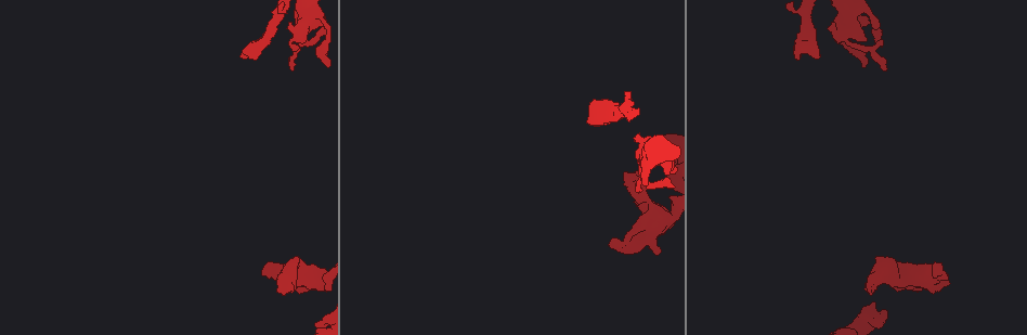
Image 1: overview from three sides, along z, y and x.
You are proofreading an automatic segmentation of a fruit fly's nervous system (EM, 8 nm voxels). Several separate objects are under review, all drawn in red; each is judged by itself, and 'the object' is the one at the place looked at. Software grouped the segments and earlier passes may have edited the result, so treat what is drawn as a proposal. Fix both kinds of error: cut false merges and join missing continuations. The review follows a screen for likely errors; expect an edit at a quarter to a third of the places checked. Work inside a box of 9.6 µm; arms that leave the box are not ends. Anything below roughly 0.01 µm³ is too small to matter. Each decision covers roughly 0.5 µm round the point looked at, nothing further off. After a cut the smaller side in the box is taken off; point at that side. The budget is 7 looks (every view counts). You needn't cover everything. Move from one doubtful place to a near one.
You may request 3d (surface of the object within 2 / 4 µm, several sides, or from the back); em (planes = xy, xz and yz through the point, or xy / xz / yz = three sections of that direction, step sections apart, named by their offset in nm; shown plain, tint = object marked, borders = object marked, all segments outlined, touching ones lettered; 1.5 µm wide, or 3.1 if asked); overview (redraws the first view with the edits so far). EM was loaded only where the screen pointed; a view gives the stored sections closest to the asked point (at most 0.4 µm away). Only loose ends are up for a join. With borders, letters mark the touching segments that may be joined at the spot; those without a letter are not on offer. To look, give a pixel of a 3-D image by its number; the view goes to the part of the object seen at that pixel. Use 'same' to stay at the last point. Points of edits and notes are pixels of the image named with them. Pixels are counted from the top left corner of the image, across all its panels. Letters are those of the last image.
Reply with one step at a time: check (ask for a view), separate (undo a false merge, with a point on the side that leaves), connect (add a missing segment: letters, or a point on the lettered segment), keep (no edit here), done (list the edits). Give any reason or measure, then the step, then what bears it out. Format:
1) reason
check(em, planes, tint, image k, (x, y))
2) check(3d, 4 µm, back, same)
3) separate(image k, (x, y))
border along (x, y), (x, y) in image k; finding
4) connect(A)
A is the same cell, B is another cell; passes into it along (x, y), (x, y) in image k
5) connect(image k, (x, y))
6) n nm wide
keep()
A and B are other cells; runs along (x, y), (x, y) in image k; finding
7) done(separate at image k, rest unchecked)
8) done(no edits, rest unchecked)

sudden change in width
check(3d, 2 µm, image 1, (287, 282))

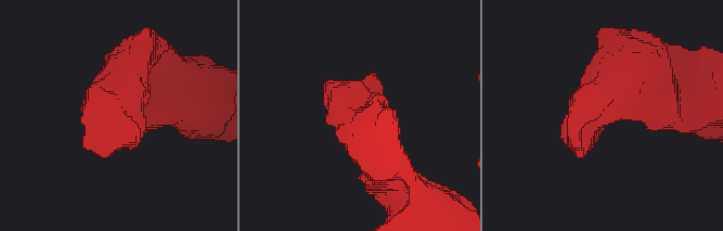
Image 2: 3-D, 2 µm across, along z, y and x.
now the EM
check(em, xy, step 8, tint, image 2, (585, 116))

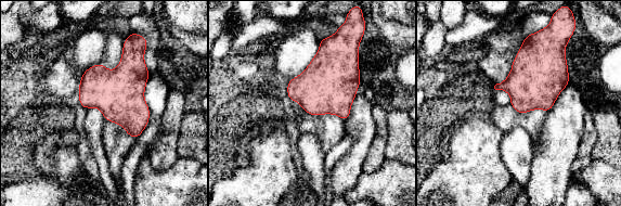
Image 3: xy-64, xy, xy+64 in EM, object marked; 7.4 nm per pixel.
check(em, planes, borders, same)

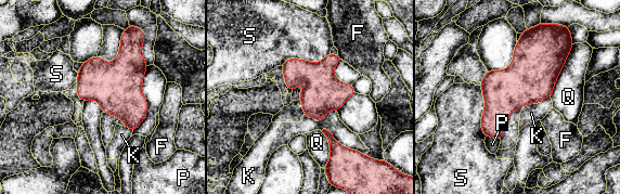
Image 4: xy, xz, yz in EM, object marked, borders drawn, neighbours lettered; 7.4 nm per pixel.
S touches over 380 nm
keep()
F, K, P, Q and S are other cells; all the same neuron

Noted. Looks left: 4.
branch stops here
check(3d, 4 µm, image 1, (614, 238))

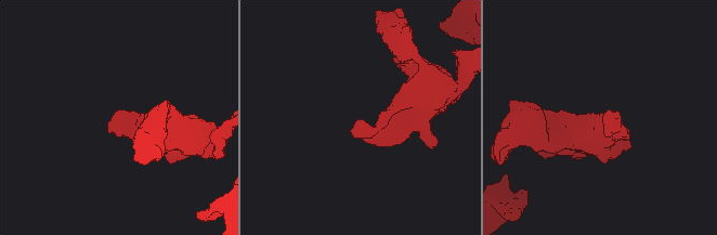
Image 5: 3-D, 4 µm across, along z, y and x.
check(em, planes, borders, image 5, (608, 114))

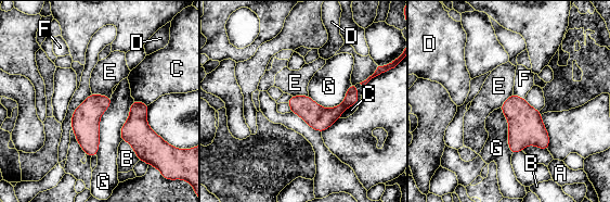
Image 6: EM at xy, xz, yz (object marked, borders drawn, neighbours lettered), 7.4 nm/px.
keep()
A, B, C, D, E, F and G are other cells; runs along (353, 86), (335, 113), (290, 102) in image 6; no lettered segment goes on from it

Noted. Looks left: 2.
free end
check(em, planes, tint, image 1, (588, 120))

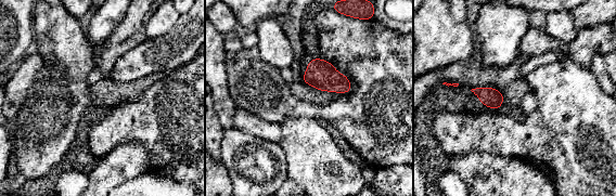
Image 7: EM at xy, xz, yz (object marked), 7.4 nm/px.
see the neighbours
check(em, planes, borders, same)

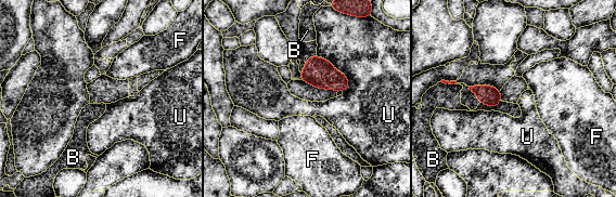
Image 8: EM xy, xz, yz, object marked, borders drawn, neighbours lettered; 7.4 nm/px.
connect(B)
B is the same cell, F and U are other cells; the neuron continues

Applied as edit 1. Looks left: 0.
done(connect at image 8, rest unchecked)

